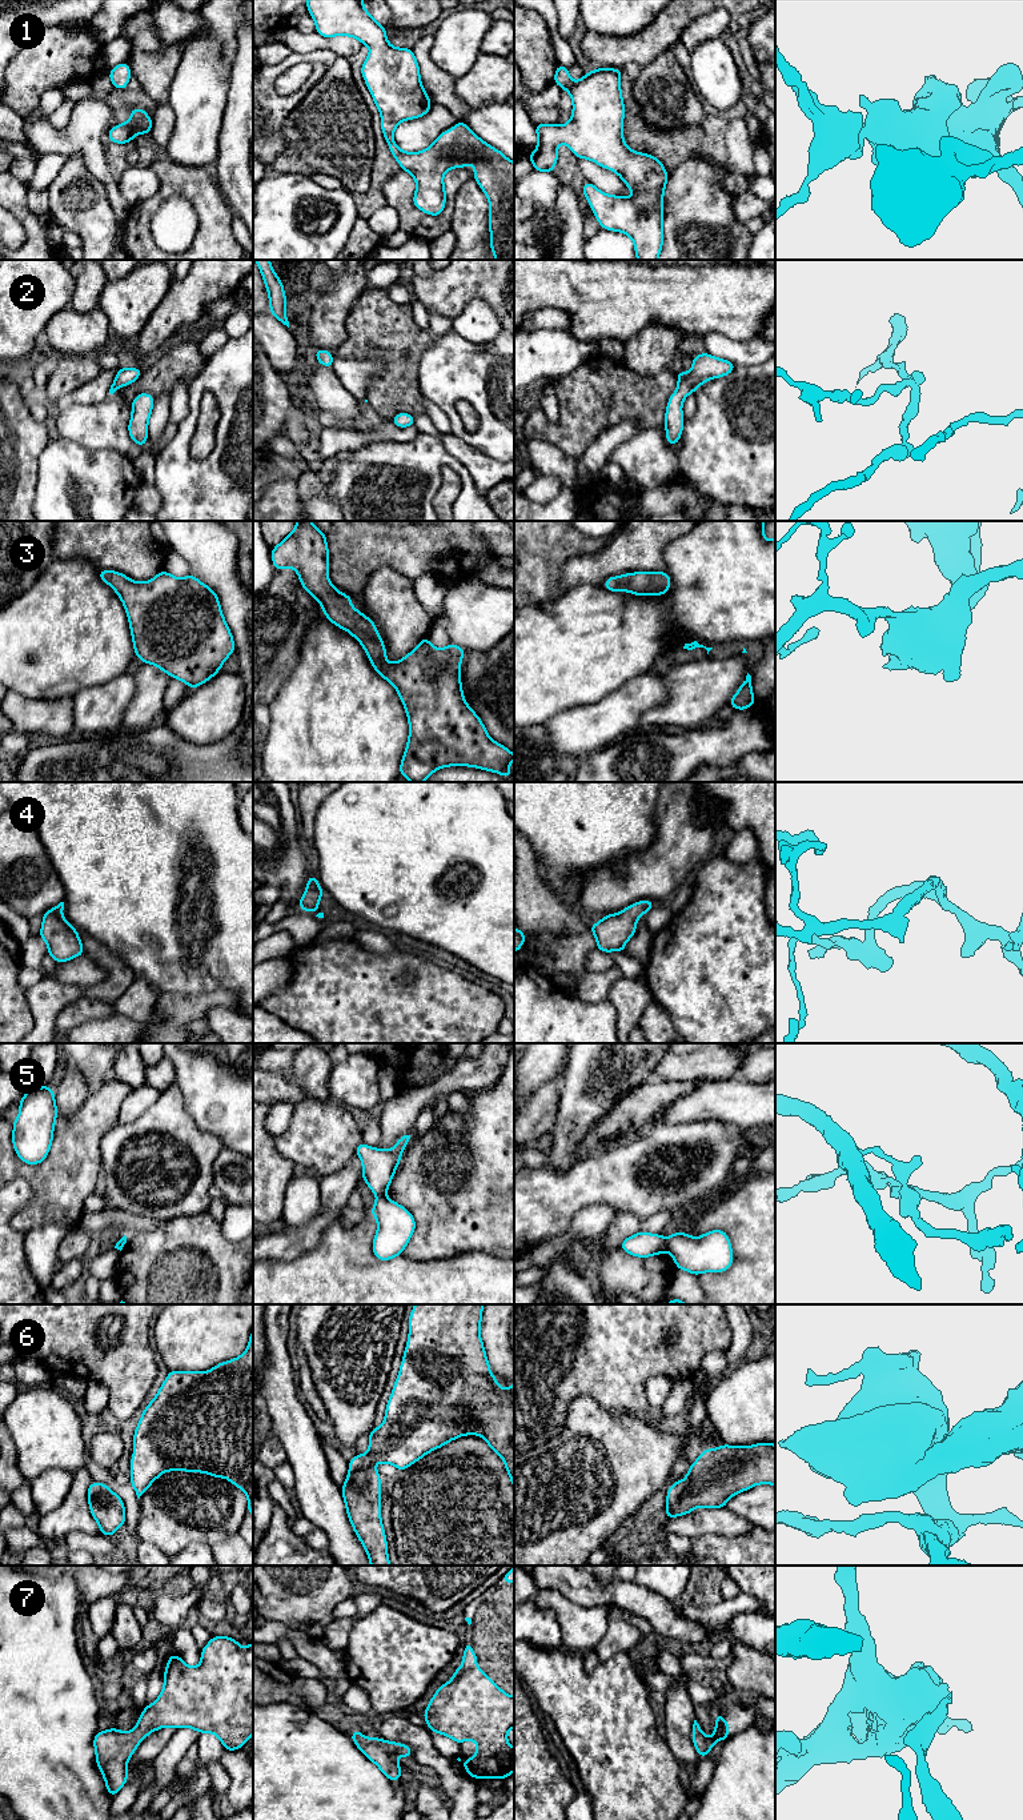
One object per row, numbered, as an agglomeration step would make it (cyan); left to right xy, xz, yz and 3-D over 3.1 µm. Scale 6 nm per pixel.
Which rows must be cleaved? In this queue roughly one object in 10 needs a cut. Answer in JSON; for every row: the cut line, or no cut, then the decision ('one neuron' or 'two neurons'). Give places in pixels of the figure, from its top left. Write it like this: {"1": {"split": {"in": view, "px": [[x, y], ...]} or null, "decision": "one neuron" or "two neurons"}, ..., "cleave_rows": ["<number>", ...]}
{"1": {"split": null, "decision": "one neuron"}, "2": {"split": null, "decision": "one neuron"}, "3": {"split": null, "decision": "one neuron"}, "4": {"split": null, "decision": "one neuron"}, "5": {"split": {"in": "yz", "px": [[668, 1239], [666, 1250]]}, "decision": "two neurons"}, "6": {"split": null, "decision": "one neuron"}, "7": {"split": null, "decision": "one neuron"}, "cleave_rows": ["5"]}

